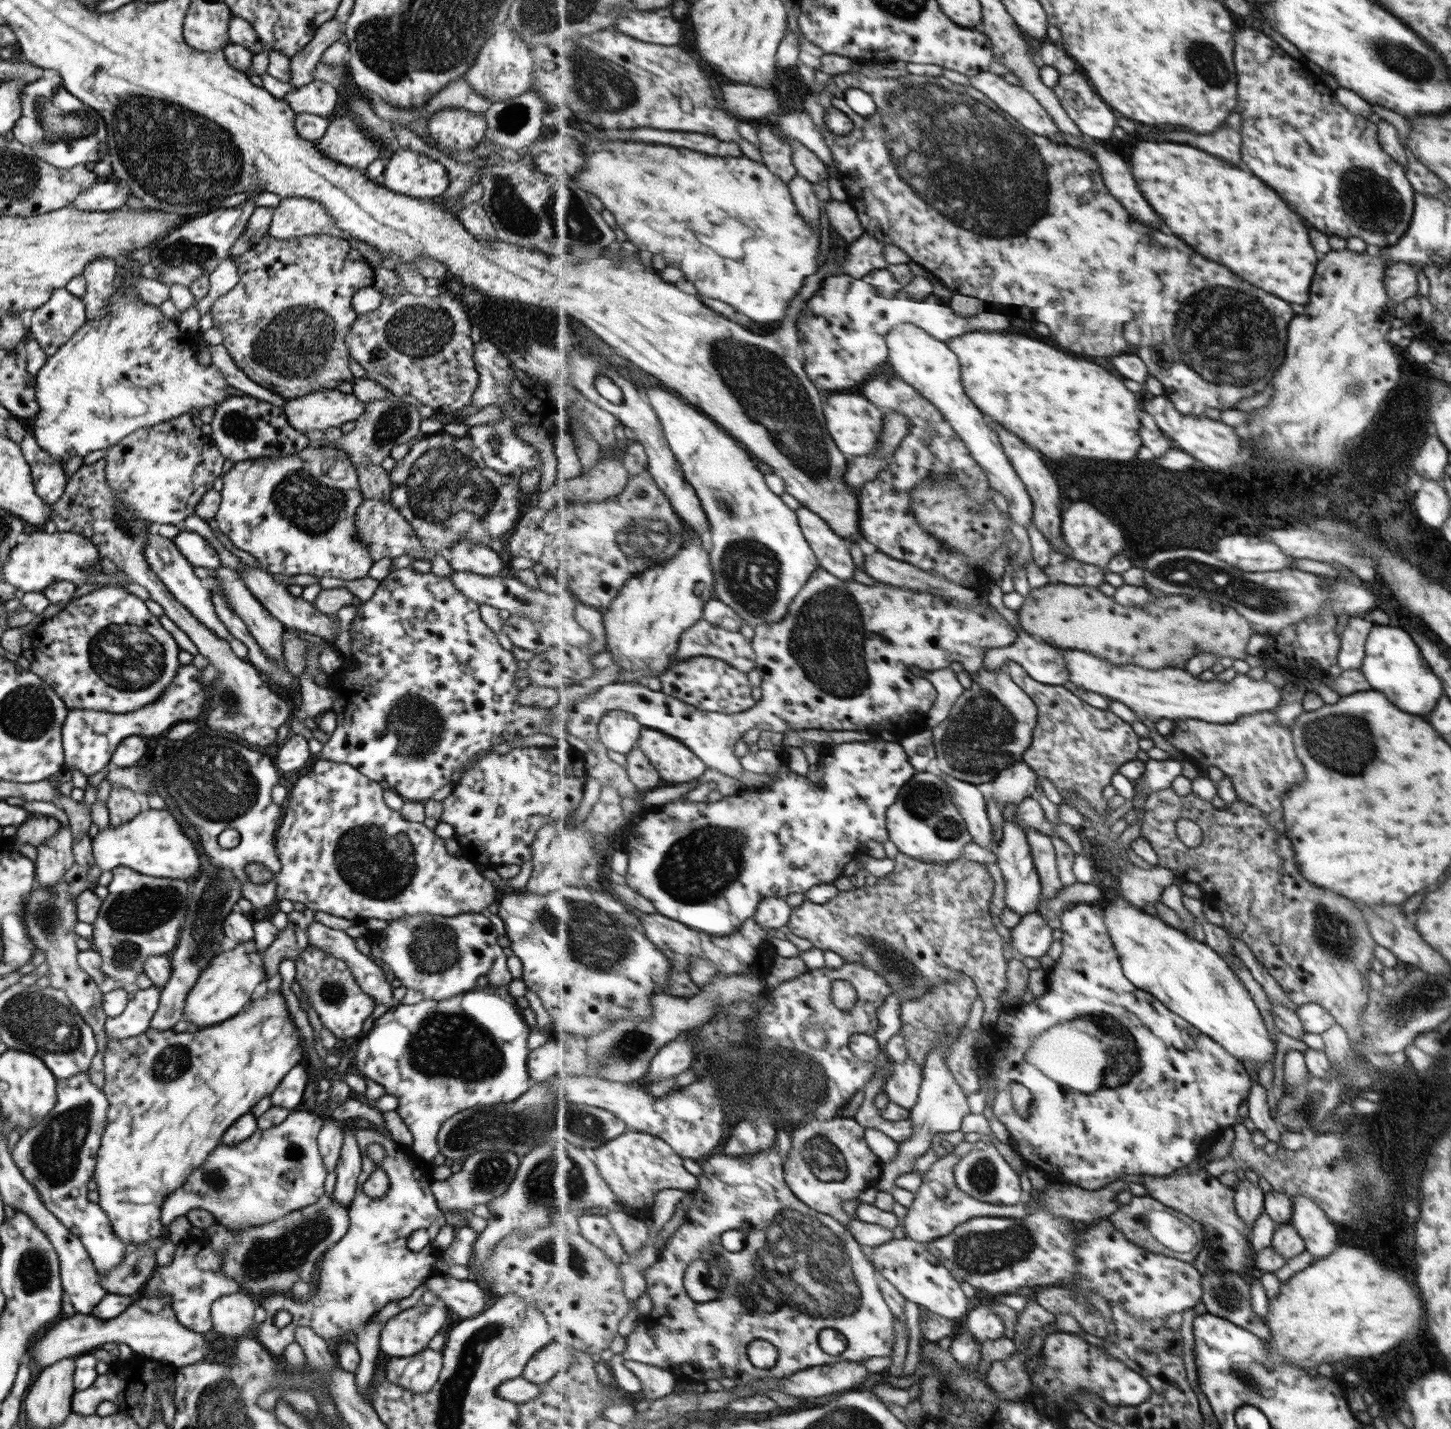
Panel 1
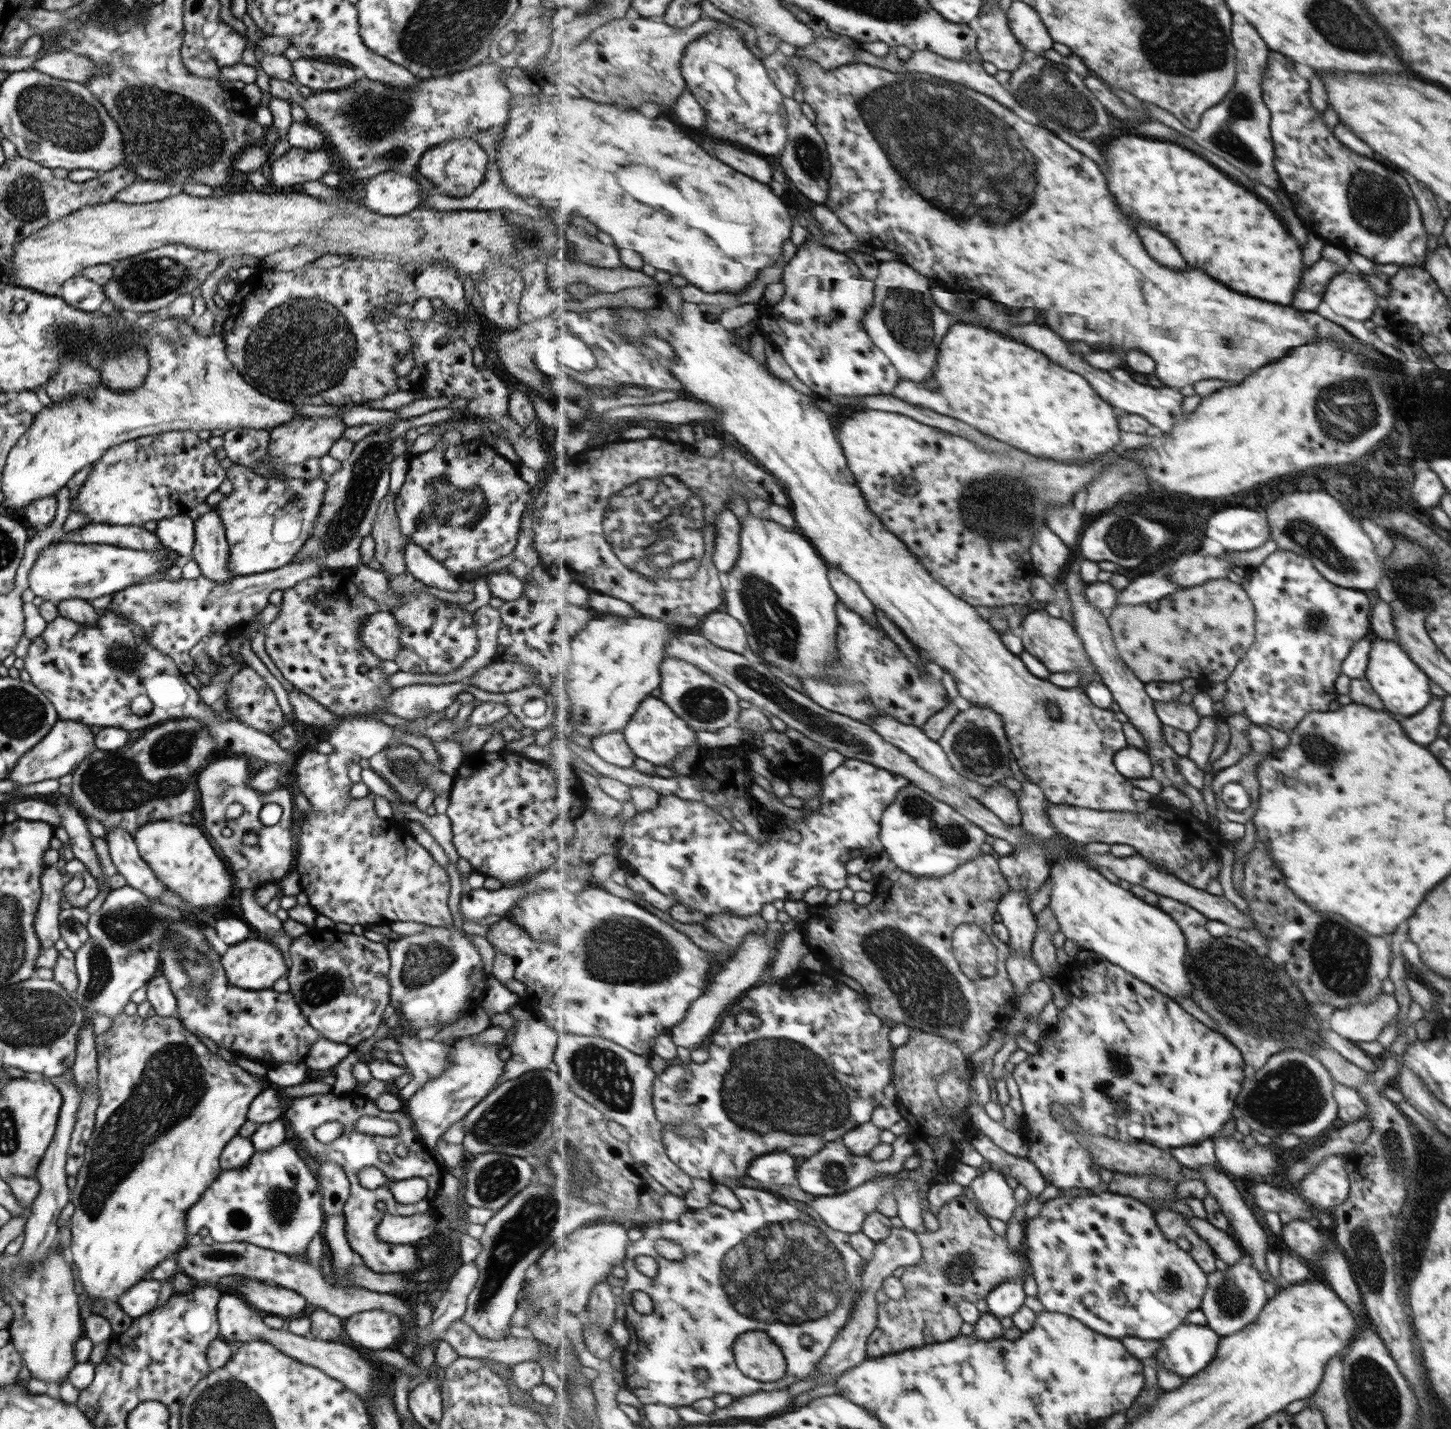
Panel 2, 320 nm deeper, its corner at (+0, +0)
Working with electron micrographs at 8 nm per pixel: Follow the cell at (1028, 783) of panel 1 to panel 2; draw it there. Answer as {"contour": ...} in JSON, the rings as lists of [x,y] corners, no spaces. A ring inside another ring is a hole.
{"contour":[[[1002,784],[993,785],[992,790],[979,798],[989,810],[992,810],[1005,824],[1019,826],[1023,815],[1018,801],[1018,792]]]}

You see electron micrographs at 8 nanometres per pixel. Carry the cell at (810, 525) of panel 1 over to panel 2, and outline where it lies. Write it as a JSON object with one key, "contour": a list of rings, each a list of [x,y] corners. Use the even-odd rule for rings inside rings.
{"contour":[[[829,565],[829,578],[833,590],[838,594],[840,602],[844,602],[851,610],[860,614],[873,626],[880,626],[880,620],[876,613],[876,606],[872,600],[863,592],[861,585],[845,574],[840,568]]]}

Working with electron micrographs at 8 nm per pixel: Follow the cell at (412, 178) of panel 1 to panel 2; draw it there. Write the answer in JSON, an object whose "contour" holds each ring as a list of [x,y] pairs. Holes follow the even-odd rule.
{"contour":[[[391,171],[371,176],[362,187],[365,189],[363,204],[371,212],[382,216],[403,216],[409,214],[421,202],[422,191],[413,176],[405,176]]]}

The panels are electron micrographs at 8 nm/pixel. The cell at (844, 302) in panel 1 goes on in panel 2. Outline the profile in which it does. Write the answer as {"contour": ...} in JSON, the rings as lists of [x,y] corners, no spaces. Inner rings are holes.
{"contour":[[[819,236],[809,237],[799,245],[797,253],[782,273],[785,293],[770,309],[758,315],[761,320],[758,333],[768,338],[781,352],[796,376],[811,390],[835,396],[873,396],[892,394],[901,381],[901,374],[893,361],[874,342],[864,325],[864,316],[875,301],[875,281],[866,280],[846,252],[839,252],[821,243]]]}

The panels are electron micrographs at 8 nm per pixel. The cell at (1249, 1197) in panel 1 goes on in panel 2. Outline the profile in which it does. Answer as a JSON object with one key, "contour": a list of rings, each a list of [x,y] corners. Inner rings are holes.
{"contour":[[[1242,1254],[1241,1259],[1235,1265],[1227,1266],[1226,1271],[1208,1273],[1208,1287],[1201,1309],[1207,1315],[1208,1325],[1219,1336],[1227,1336],[1253,1322],[1267,1299],[1263,1291],[1263,1280],[1253,1268],[1251,1257]]]}

